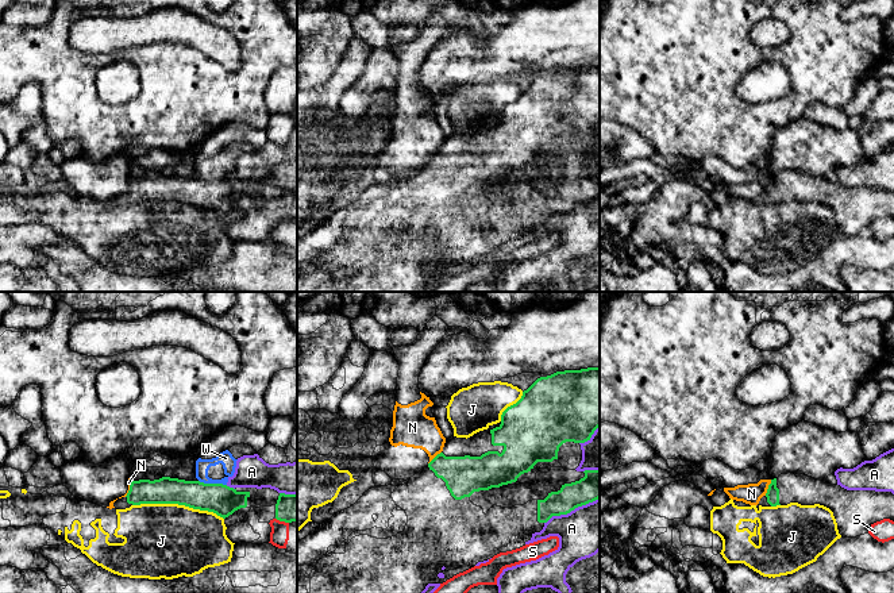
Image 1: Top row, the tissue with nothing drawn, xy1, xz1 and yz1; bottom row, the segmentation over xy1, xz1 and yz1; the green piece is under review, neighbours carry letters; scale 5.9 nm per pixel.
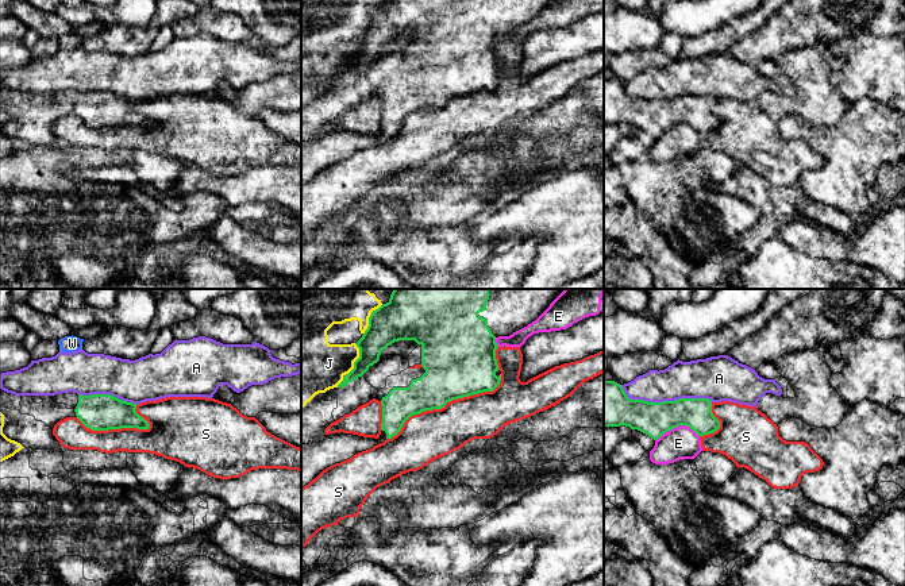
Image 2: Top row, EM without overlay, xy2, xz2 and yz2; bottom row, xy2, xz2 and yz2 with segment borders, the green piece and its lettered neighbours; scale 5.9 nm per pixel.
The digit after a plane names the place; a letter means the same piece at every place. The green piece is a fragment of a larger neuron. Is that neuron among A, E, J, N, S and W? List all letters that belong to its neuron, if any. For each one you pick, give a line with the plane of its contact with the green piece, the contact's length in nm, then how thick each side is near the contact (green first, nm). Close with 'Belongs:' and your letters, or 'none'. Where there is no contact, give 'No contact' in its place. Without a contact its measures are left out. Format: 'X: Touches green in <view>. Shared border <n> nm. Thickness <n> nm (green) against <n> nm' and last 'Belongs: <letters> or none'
Belongs: none

